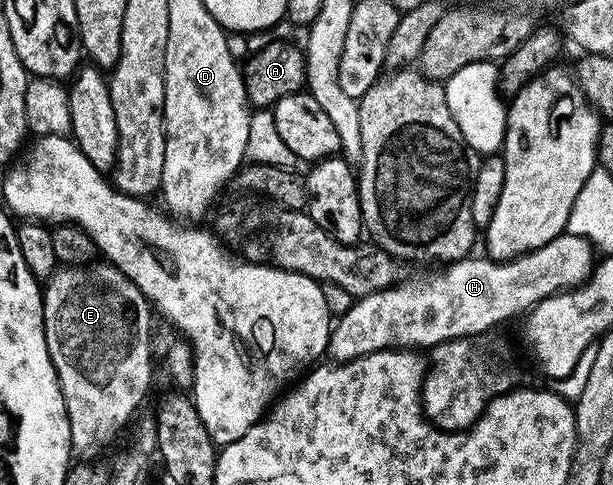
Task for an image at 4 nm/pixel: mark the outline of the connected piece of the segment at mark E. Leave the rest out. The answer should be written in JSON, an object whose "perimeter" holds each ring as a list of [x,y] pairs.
{"perimeter":[[[100,259],[87,265],[57,268],[42,289],[46,351],[54,363],[60,390],[70,419],[73,454],[92,459],[103,445],[116,437],[124,424],[133,420],[136,408],[152,385],[152,317],[154,310],[132,280],[116,265]]]}

